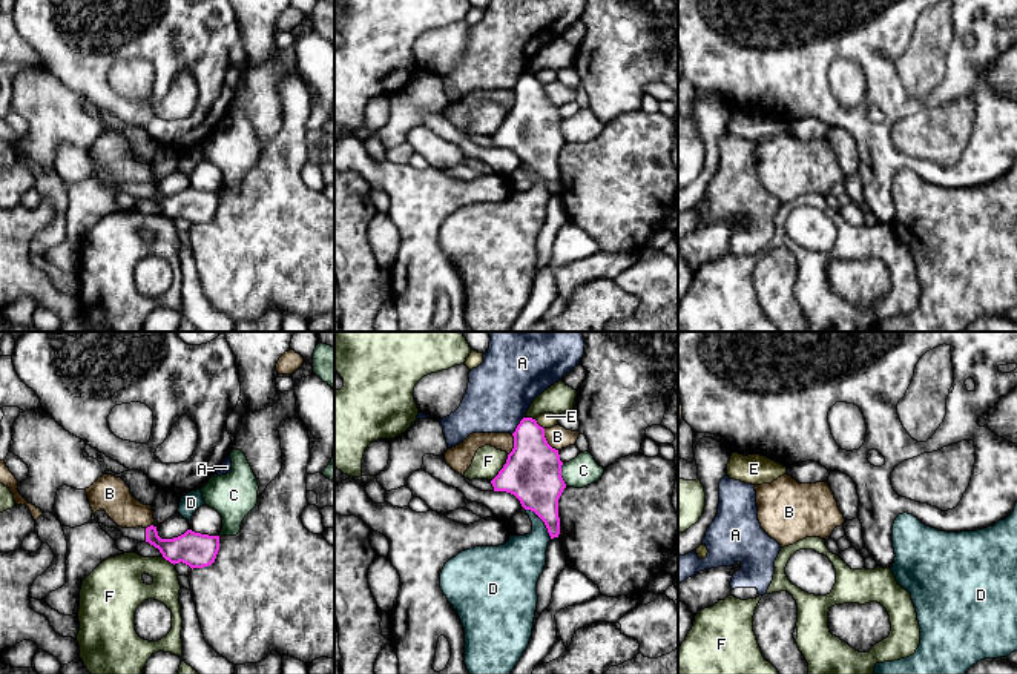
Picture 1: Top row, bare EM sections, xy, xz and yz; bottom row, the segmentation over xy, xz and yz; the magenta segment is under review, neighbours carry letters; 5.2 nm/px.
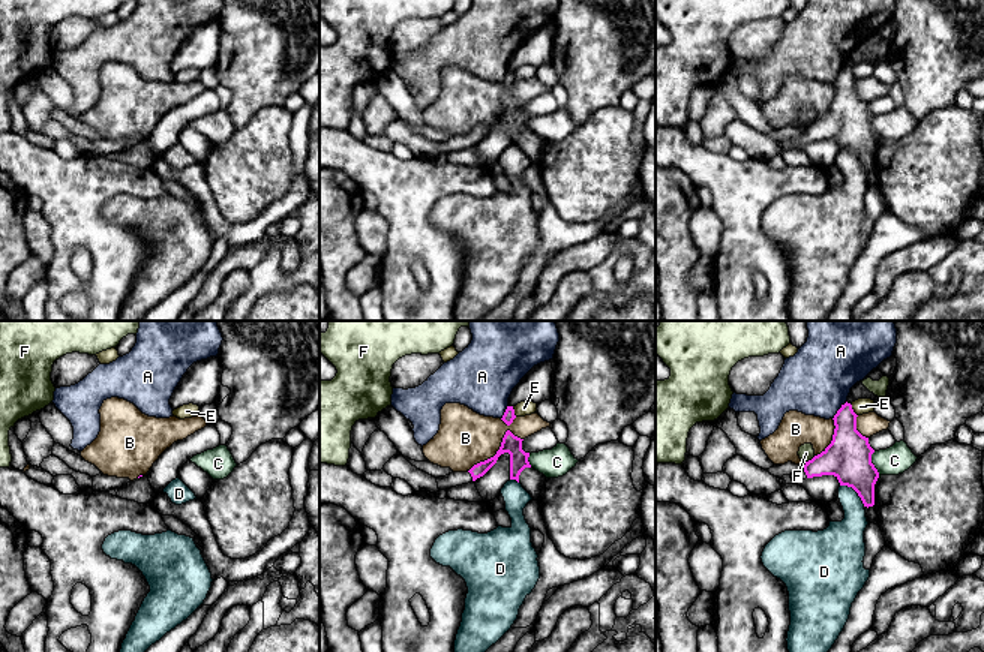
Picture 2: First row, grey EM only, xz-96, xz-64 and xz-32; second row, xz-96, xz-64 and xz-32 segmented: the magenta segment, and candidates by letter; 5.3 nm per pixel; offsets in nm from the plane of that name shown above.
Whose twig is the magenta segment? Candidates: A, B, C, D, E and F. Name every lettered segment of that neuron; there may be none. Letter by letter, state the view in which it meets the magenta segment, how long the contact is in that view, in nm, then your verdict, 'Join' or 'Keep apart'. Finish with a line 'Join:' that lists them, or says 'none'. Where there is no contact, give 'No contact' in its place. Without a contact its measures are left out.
A: Touches magenta in xz. Shared border 120 nm. Keep apart
B: Touches magenta in xz. Shared border 140 nm. Keep apart
C: Touches magenta in xz. Shared border 120 nm. Keep apart
D: Touches magenta in xz. Shared border 200 nm. Keep apart
E: Touches magenta in xz. Shared border 80 nm. Keep apart
F: Touches magenta in xz. Shared border 170 nm. Keep apart
Join: none

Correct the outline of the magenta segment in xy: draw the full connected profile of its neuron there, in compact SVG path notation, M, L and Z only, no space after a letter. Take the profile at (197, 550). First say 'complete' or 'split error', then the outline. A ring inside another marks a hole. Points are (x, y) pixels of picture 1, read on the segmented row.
split error; M104 510L95 513L95 520L109 528L118 530L124 537L149 542L160 550L163 557L170 563L186 563L192 570L204 568L215 562L219 551L219 536L209 536L187 530L184 534L173 539L161 539L158 536L156 527L150 525L147 528L123 528L118 527Z

